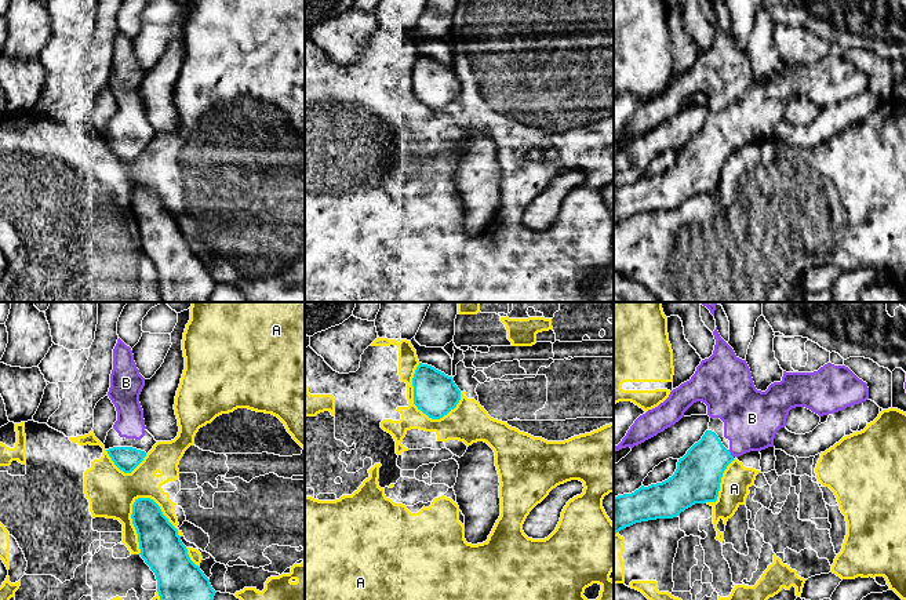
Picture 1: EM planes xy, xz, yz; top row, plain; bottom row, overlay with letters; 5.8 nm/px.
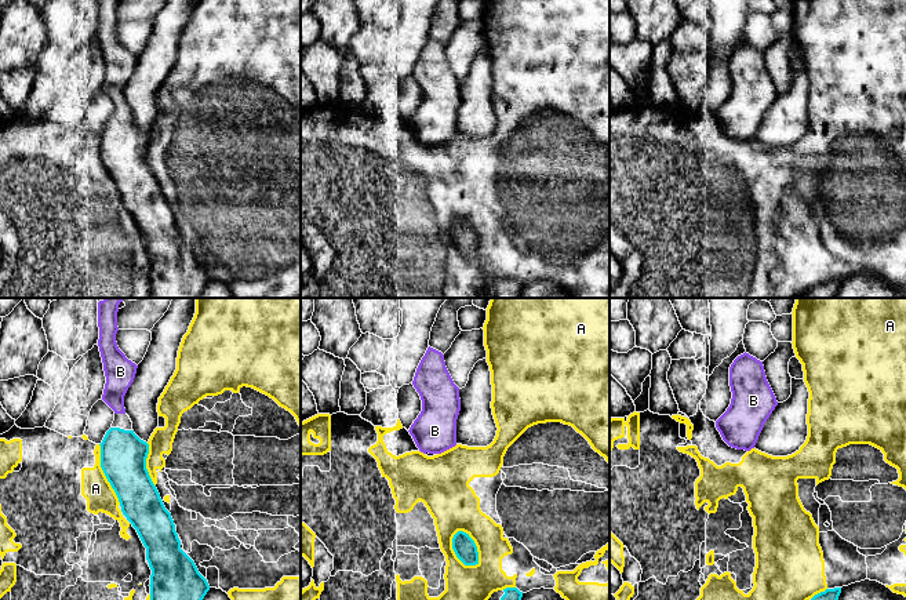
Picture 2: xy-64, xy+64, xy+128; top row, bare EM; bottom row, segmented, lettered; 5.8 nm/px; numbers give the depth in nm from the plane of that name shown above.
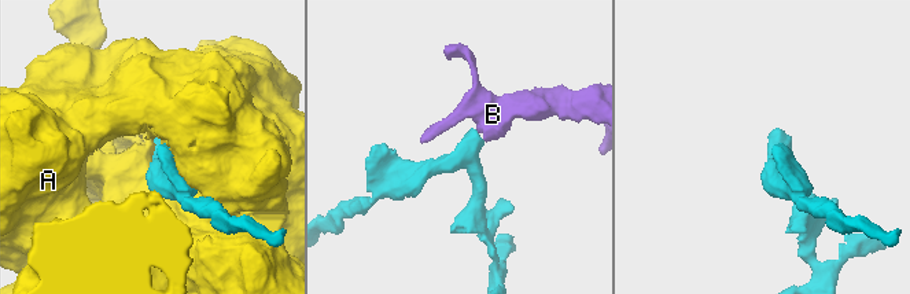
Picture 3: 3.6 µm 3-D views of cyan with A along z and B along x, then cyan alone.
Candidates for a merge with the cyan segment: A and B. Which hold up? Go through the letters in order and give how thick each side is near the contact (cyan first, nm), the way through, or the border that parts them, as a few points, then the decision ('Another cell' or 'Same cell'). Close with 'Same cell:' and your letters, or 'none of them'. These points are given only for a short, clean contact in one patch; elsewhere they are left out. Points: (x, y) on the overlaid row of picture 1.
A: Thickness 240 nm (cyan) against 190 nm. Another cell
B: Thickness 280 nm (cyan) against 320 nm. Path across: yz (697, 479), (719, 457), (730, 454), (742, 440), (752, 418). Same cell
Same cell: B

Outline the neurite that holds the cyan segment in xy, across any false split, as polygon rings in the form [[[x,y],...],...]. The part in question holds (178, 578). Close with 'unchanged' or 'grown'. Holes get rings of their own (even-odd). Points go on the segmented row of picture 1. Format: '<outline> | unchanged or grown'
[[[135,499],[131,519],[139,554],[156,575],[160,600],[214,600],[210,579],[190,560],[178,530],[153,499]]] | unchanged

